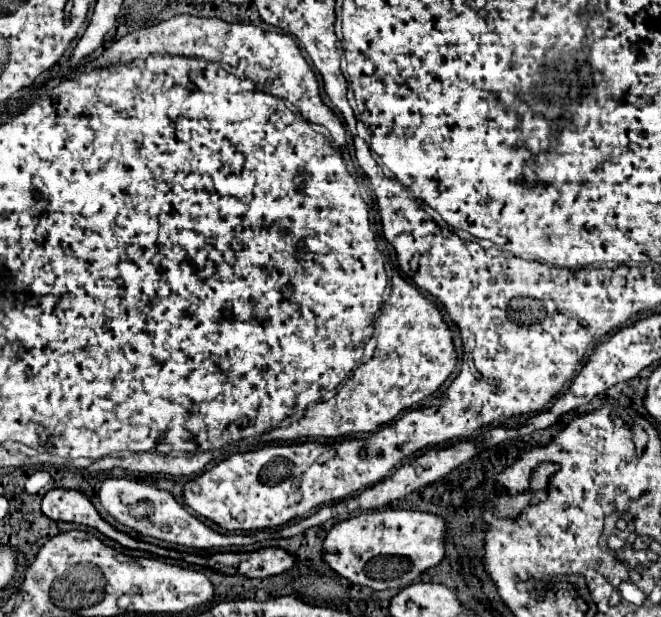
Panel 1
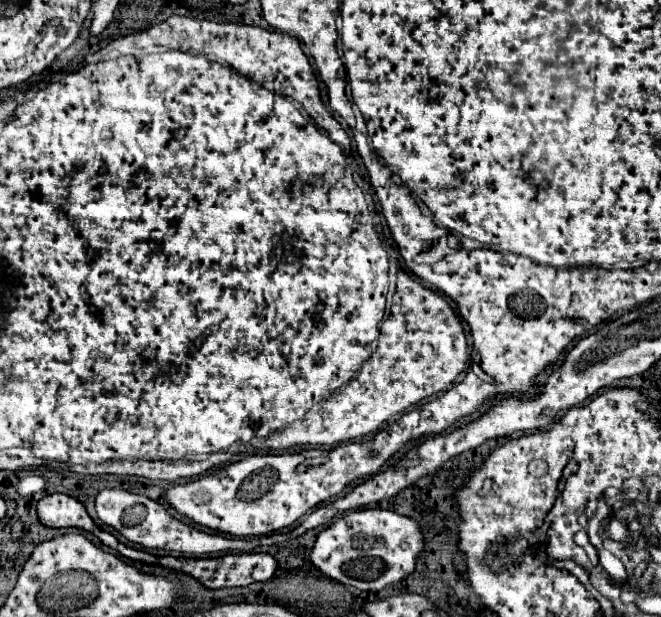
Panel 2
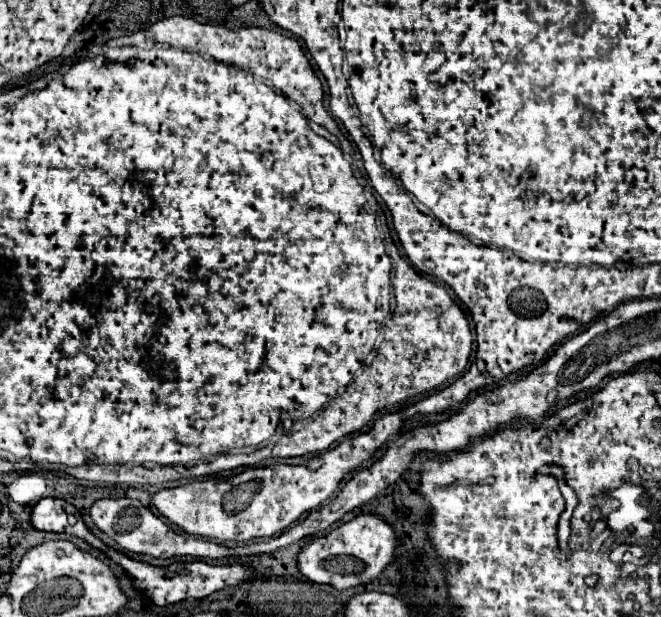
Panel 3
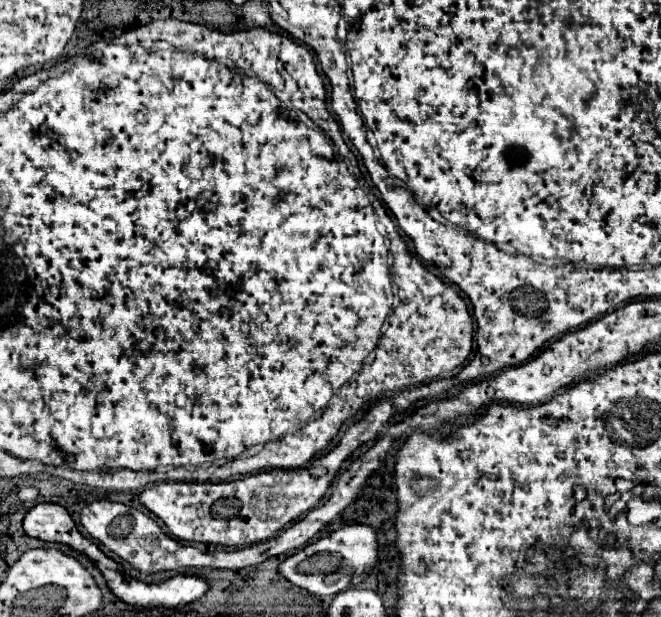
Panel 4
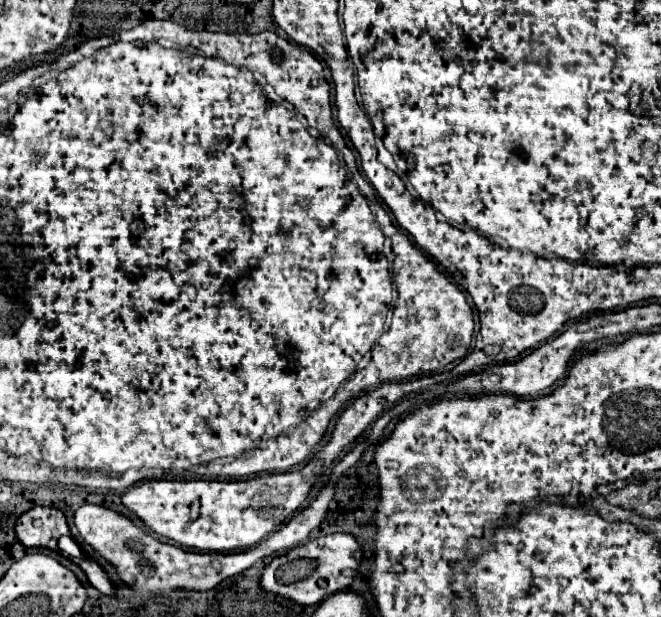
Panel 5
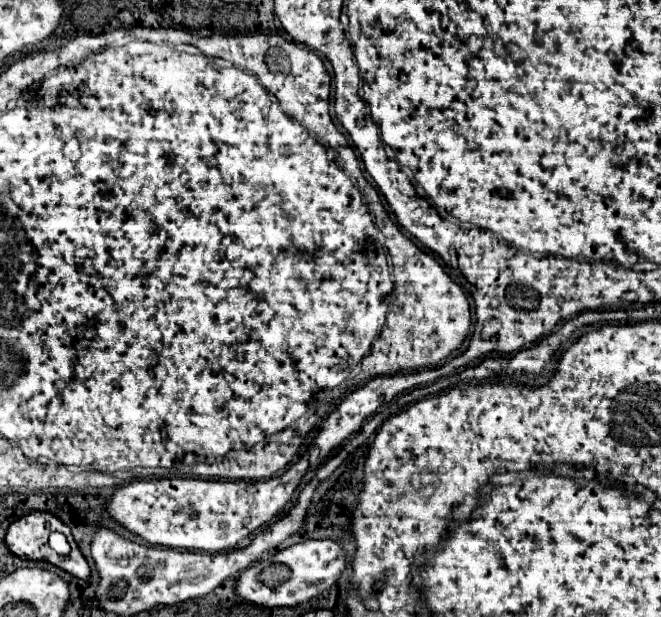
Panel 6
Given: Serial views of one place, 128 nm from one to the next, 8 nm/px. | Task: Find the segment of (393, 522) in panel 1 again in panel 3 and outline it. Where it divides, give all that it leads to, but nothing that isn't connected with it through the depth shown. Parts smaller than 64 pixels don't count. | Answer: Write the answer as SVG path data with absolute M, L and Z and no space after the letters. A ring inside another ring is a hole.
M360 514L334 528L328 536L322 536L306 546L298 554L298 568L316 584L330 584L338 590L350 590L376 580L396 558L396 544L396 532L392 532L392 526L386 520L380 520L376 514Z

